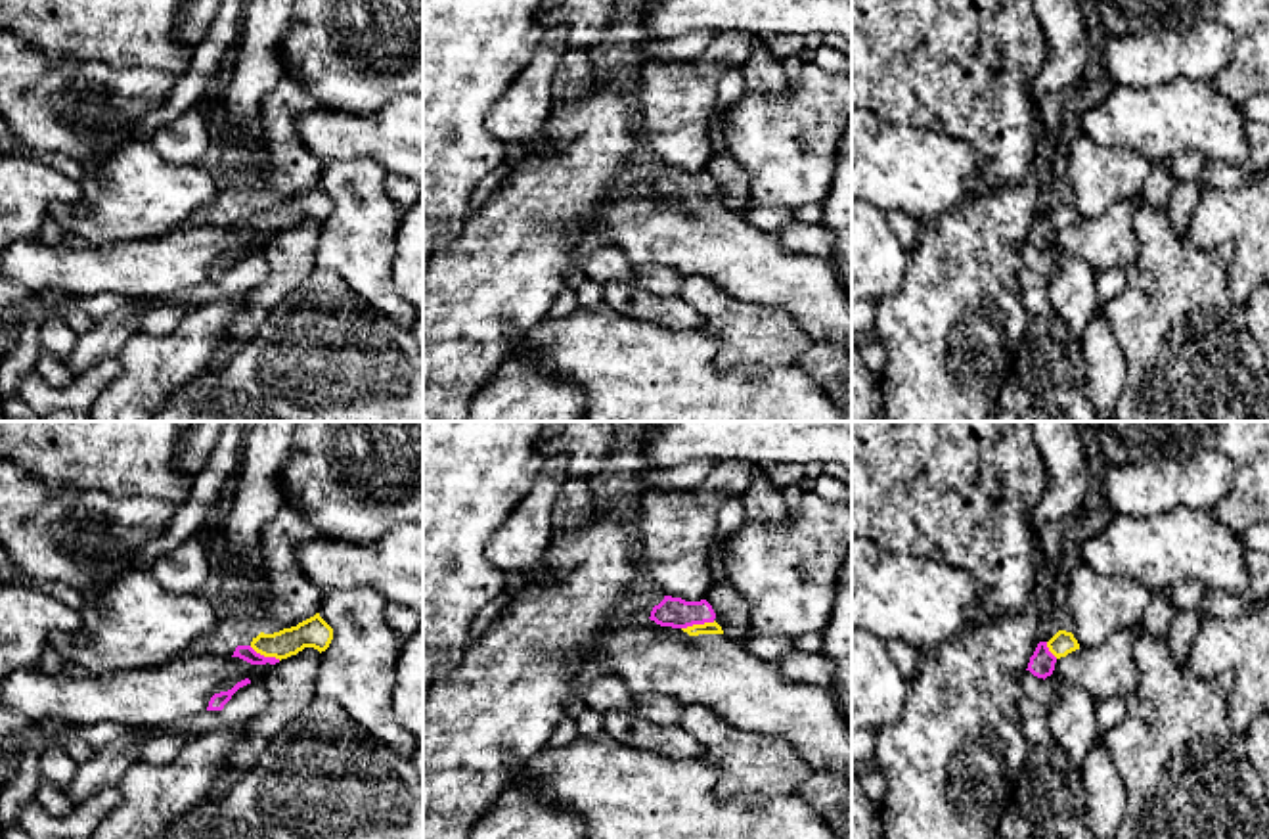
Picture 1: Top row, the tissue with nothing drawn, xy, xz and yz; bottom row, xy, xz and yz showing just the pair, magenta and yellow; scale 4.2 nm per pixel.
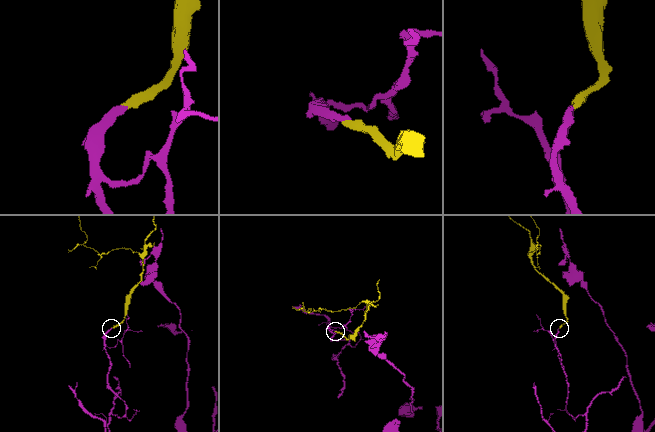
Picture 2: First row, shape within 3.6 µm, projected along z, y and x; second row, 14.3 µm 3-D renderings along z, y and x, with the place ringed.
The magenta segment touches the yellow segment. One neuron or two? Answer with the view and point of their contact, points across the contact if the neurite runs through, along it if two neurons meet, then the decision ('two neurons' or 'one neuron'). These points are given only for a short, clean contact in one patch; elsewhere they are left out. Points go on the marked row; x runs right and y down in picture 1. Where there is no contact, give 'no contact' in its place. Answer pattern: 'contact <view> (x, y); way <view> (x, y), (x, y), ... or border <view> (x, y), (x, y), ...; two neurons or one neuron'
contact xz (697, 623); way xz (672, 612), (690, 615), (697, 623), (709, 627); one neuron

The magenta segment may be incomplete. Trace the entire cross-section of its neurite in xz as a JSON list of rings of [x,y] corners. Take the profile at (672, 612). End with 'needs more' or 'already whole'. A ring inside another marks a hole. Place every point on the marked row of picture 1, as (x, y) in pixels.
[[[664,596],[664,600],[653,607],[649,619],[660,626],[681,628],[689,636],[724,634],[706,600],[685,601],[681,598]]] | needs more

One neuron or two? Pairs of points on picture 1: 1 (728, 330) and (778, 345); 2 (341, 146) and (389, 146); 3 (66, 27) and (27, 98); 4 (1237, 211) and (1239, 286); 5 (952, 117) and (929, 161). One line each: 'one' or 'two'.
1: one
2: one
3: two
4: one
5: two

